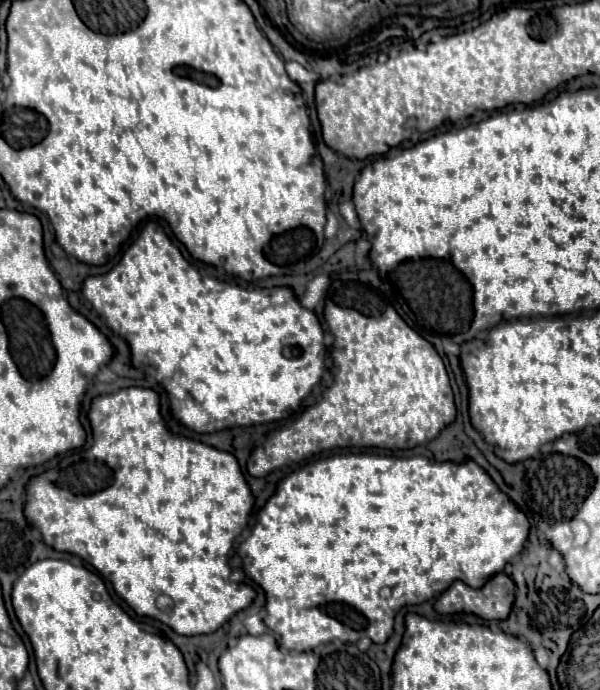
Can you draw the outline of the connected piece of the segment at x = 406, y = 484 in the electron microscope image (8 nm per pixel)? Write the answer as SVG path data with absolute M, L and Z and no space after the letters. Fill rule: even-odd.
M356 453L356 455L334 455L312 461L284 479L276 495L268 499L264 509L258 515L258 523L252 529L252 535L238 547L238 555L242 557L244 571L252 581L256 581L266 593L266 619L270 631L280 635L280 643L290 651L310 651L320 643L328 643L334 639L356 643L362 637L370 637L374 643L386 643L388 635L394 631L394 615L404 605L418 605L442 591L446 591L456 579L464 581L470 587L482 587L492 575L504 571L506 563L512 561L518 553L524 551L524 543L528 539L530 523L524 511L520 511L514 501L504 495L492 477L472 459L464 463L454 461L428 461L426 457L392 457L392 455L374 455L374 453ZM388 585L392 587L392 597L388 601L380 599L380 589Z

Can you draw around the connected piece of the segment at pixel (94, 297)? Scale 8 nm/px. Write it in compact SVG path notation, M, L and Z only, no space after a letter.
M148 223L142 229L140 237L108 275L88 277L84 281L84 297L106 317L108 327L130 343L134 367L152 369L156 381L170 395L174 417L196 433L286 419L298 411L326 371L328 351L322 343L324 329L320 319L300 305L292 287L248 291L220 279L202 279L158 223Z

